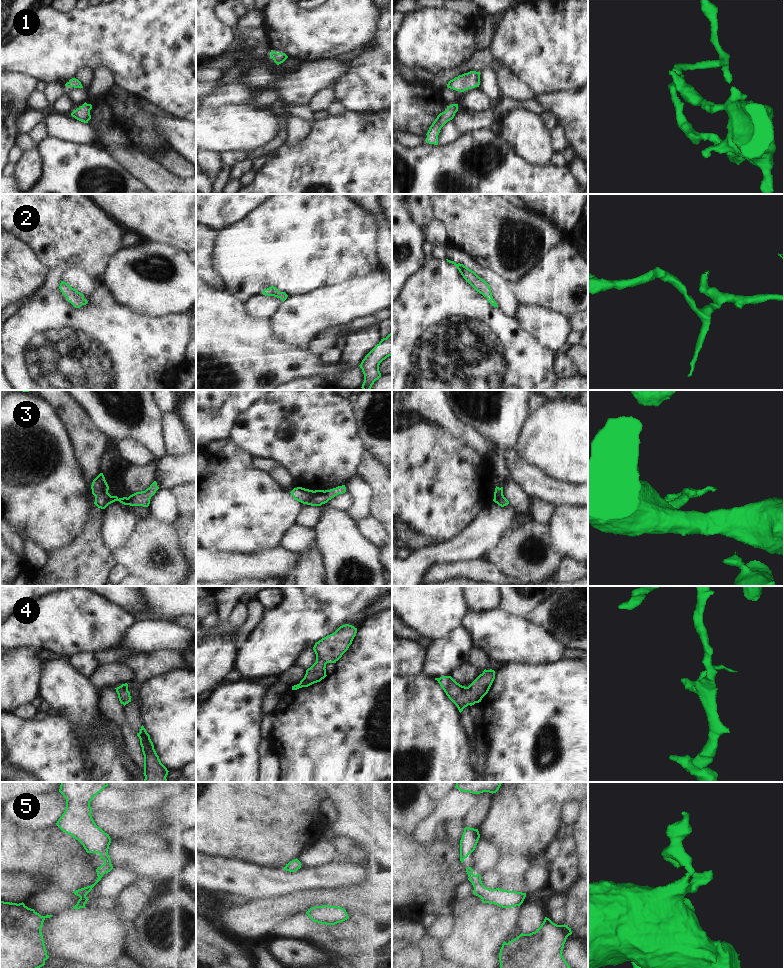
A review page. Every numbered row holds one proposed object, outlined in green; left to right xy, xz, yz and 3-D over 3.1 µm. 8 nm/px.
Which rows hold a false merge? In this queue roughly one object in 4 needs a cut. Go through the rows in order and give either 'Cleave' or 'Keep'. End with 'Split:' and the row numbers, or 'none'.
1: Keep
2: Keep
3: Cleave
4: Keep
5: Keep
Split: 3.

